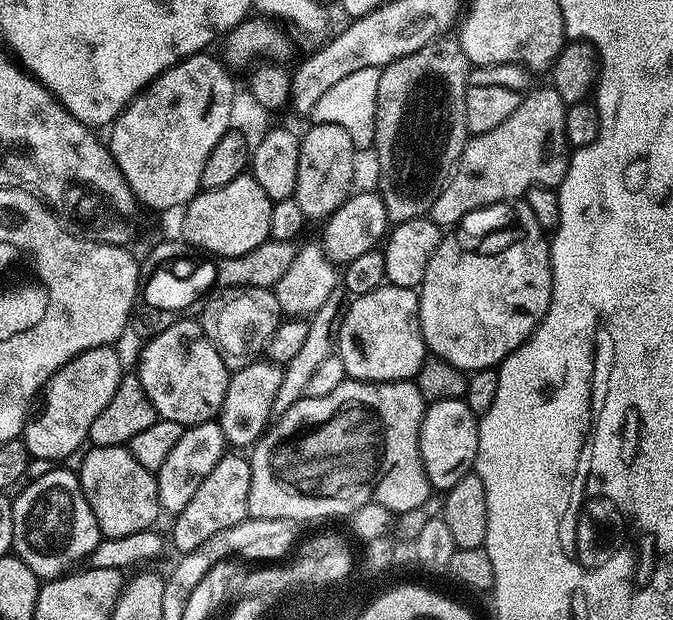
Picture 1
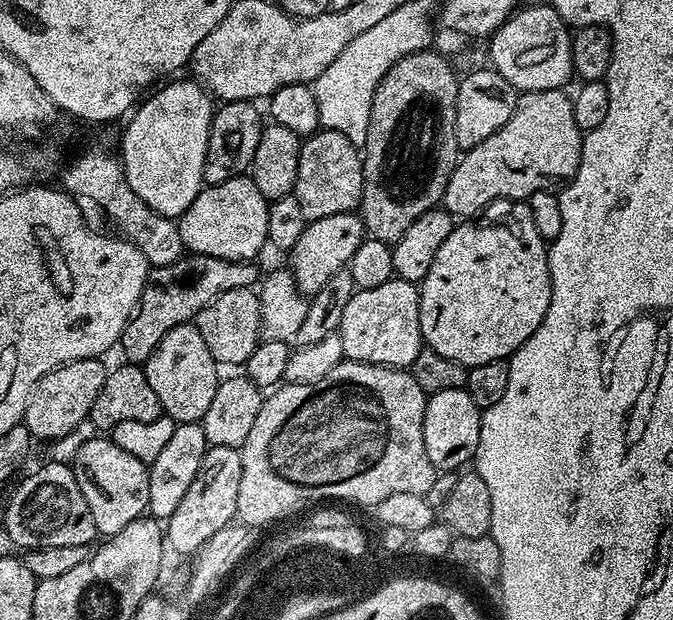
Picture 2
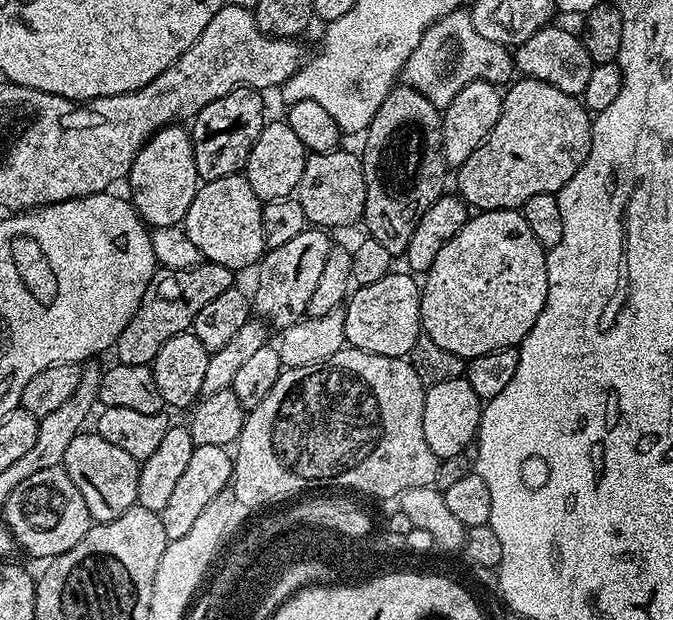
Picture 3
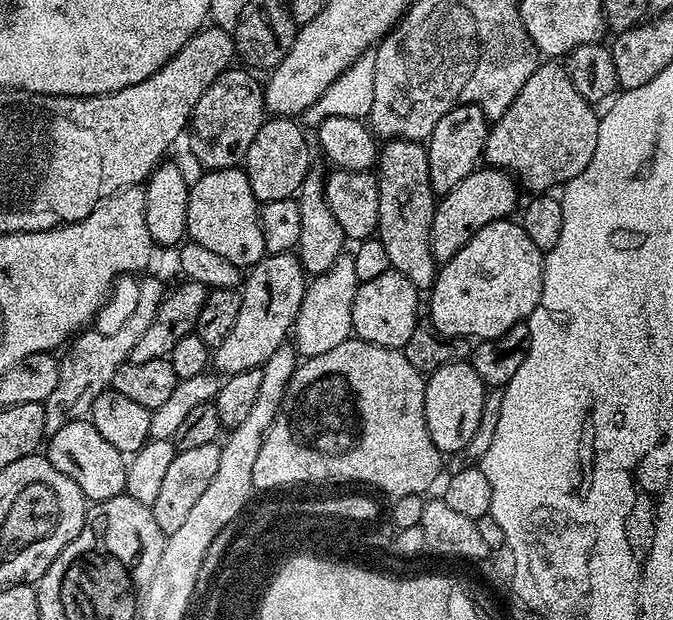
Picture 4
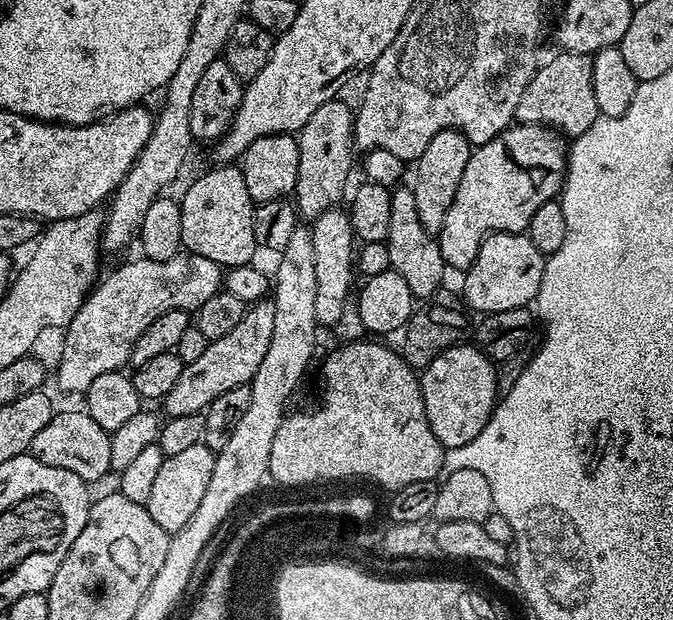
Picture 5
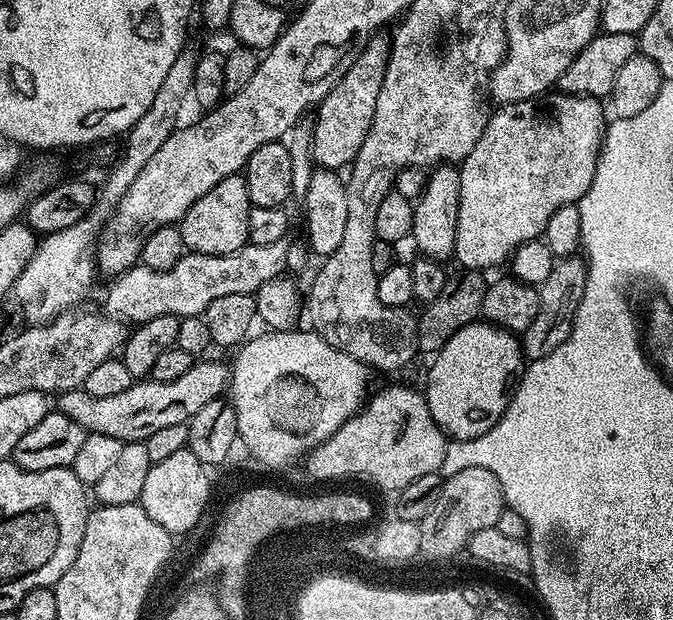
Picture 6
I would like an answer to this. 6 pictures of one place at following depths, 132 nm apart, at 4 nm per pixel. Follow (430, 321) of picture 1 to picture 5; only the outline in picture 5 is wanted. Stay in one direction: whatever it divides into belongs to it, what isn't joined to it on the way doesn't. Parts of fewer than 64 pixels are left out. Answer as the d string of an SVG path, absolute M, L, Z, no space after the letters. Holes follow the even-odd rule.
M493 232L484 239L474 262L463 273L462 296L467 307L473 313L487 314L531 305L540 289L545 259L527 234Z

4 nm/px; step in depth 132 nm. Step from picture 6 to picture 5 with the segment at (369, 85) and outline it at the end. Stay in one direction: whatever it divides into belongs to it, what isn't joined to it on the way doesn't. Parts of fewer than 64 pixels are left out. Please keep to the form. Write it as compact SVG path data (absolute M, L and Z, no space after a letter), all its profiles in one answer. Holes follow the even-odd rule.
M344 98L318 106L298 133L298 182L294 193L297 213L308 222L316 221L326 210L337 207L344 196L348 175L352 172L354 153L354 108Z

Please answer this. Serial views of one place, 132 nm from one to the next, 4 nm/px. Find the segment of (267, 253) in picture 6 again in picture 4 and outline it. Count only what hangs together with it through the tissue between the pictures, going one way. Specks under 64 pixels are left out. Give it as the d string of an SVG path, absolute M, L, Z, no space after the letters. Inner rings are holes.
M142 281L140 289L136 292L136 305L133 306L132 313L113 332L84 330L67 345L68 353L59 357L58 387L43 403L46 414L45 433L51 434L62 430L66 422L83 420L91 413L94 398L98 398L98 394L102 394L110 387L114 370L118 370L118 366L124 364L130 350L134 350L134 342L138 342L138 338L142 338L142 333L150 327L150 322L154 322L154 314L164 301L165 295L166 287L164 288L162 281Z

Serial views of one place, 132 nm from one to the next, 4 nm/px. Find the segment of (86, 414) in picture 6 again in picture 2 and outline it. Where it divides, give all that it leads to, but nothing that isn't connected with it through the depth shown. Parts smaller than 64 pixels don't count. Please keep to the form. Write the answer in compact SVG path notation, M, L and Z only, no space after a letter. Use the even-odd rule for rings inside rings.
M356 212L330 214L330 218L318 218L305 223L302 238L291 250L290 271L296 280L298 290L305 298L311 298L326 286L326 282L338 270L342 270L349 263L352 255L366 239L364 221Z

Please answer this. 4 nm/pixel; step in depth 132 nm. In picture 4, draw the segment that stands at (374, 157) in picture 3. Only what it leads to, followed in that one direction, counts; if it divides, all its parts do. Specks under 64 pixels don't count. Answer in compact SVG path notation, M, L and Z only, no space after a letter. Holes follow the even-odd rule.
M388 140L378 152L378 239L386 248L391 267L401 272L417 290L431 289L438 262L430 250L430 226L438 203L430 182L428 149L418 140Z

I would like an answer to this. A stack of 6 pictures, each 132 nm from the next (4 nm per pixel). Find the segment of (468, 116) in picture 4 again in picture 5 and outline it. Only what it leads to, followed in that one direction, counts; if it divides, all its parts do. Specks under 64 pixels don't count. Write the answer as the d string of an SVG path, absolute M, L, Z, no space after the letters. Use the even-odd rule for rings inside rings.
M447 128L434 134L426 150L422 150L420 157L414 161L416 181L411 181L410 187L418 206L418 218L434 237L439 237L442 222L446 222L446 213L450 211L450 202L454 202L454 194L458 194L458 182L462 182L462 173L466 171L466 162L470 162L473 147L458 129Z

